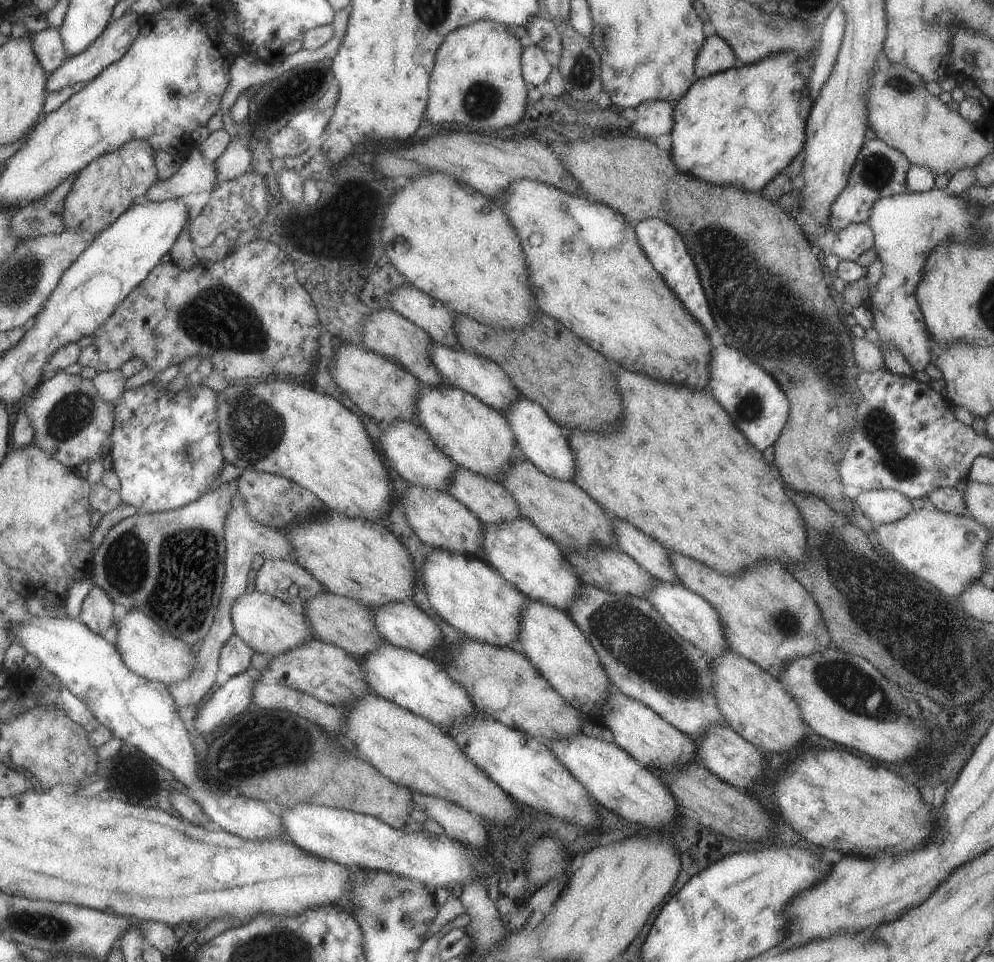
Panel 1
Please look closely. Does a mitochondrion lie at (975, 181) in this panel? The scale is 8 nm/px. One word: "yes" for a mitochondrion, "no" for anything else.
no

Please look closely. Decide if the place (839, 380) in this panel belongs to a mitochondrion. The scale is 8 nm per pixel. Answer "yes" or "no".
yes

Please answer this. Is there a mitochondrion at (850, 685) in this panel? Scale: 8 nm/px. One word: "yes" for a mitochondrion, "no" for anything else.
yes

